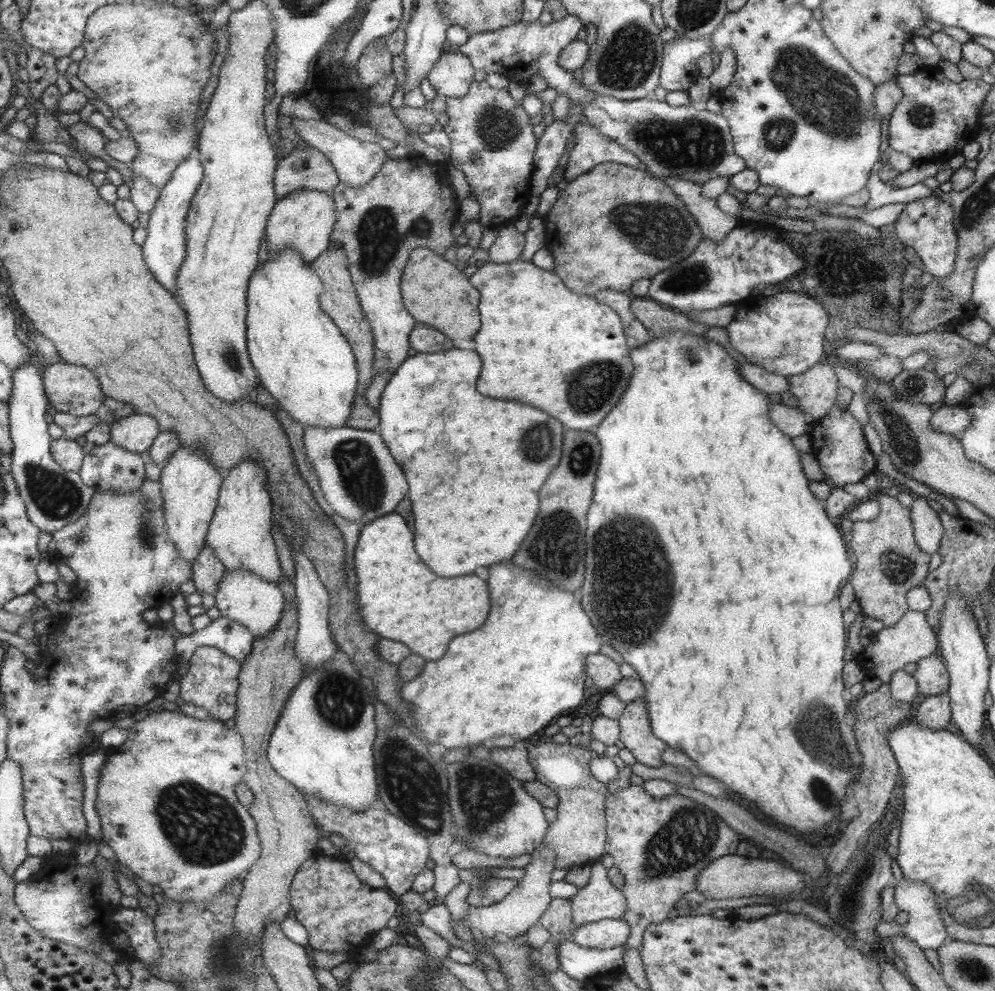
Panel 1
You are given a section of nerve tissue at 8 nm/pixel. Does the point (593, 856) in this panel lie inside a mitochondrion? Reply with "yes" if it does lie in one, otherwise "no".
no

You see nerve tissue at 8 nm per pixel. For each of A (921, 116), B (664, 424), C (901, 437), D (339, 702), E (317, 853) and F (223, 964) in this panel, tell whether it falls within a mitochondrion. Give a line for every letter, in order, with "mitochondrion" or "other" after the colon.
A: mitochondrion
B: other
C: mitochondrion
D: mitochondrion
E: other
F: mitochondrion

